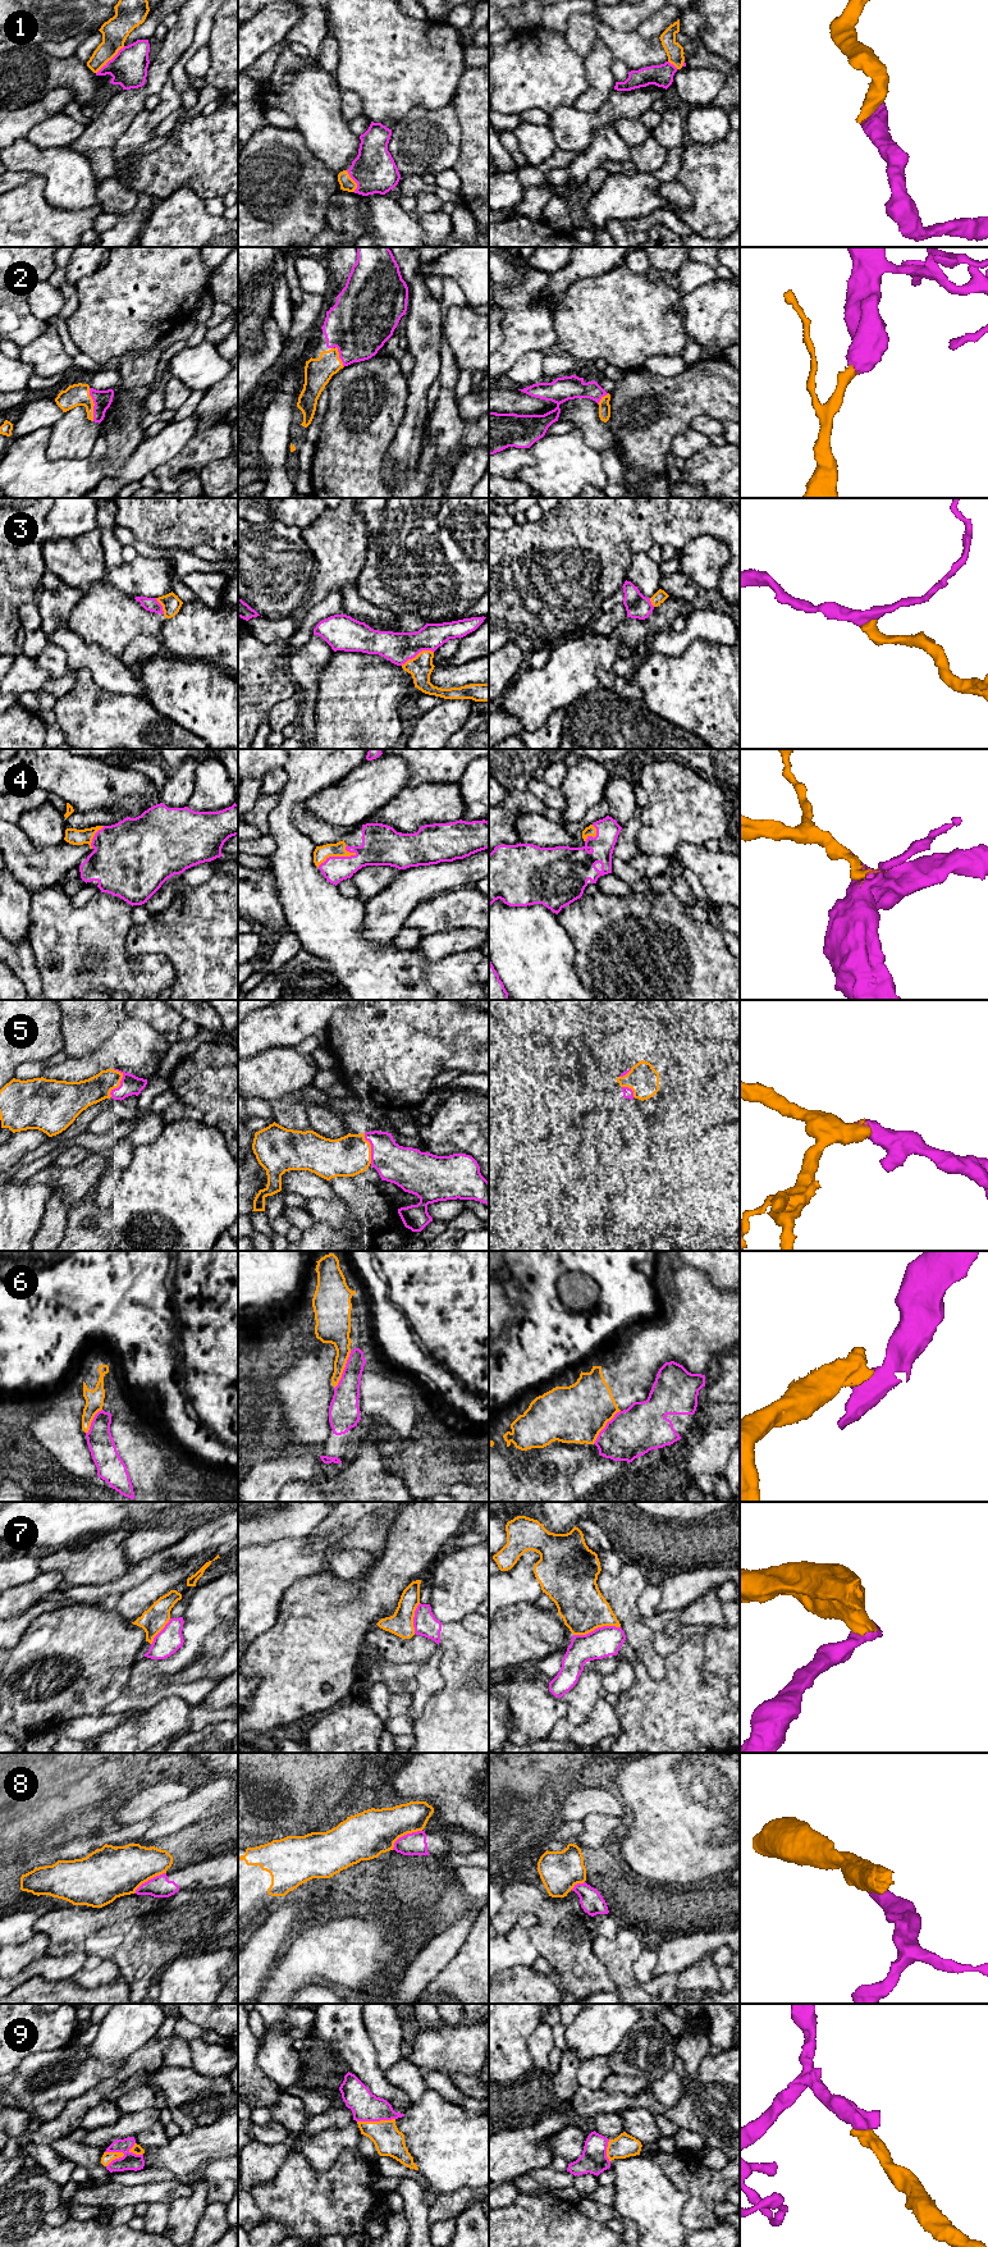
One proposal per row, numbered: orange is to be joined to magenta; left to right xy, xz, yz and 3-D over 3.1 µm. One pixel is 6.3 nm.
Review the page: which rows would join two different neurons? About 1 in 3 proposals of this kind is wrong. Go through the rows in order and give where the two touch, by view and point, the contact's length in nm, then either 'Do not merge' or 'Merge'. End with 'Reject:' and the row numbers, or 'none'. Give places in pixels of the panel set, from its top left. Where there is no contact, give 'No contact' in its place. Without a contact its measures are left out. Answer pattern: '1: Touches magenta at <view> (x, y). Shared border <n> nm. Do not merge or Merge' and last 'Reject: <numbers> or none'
1: Touches magenta at xy (111, 59). Shared border 260 nm. Merge
2: Touches magenta at xy (95, 405). Shared border 220 nm. Merge
3: Touches magenta at xz (416, 654). Shared border 220 nm. Merge
4: Touches magenta at xz (337, 857). Shared border 260 nm. Merge
5: Touches magenta at xy (120, 1083). Shared border 180 nm. Merge
6: Touches magenta at xz (343, 1370). Shared border 260 nm. Do not merge
7: Touches magenta at yz (598, 1627). Shared border 300 nm. Do not merge
8: Touches magenta at xz (405, 1835). Shared border 220 nm. Do not merge
9: Touches magenta at xy (115, 2159). Shared border 150 nm. Merge
Reject: 6, 7, 8

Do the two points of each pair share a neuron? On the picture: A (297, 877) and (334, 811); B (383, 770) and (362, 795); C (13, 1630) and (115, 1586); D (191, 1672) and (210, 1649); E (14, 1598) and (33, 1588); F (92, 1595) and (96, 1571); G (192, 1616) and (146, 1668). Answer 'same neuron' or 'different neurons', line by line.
A: different neurons
B: same neuron
C: different neurons
D: different neurons
E: same neuron
F: different neurons
G: same neuron

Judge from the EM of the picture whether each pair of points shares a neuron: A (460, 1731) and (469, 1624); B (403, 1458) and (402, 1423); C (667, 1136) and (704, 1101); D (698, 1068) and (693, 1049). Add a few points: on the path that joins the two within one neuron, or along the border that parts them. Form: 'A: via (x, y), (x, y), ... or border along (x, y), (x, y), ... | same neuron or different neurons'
A: border along (460, 1622), (475, 1634) | different neurons
B: border along (414, 1438), (399, 1443) | different neurons
C: via (676, 1128), (695, 1110) | same neuron
D: via (694, 1063), (693, 1054) | same neuron

